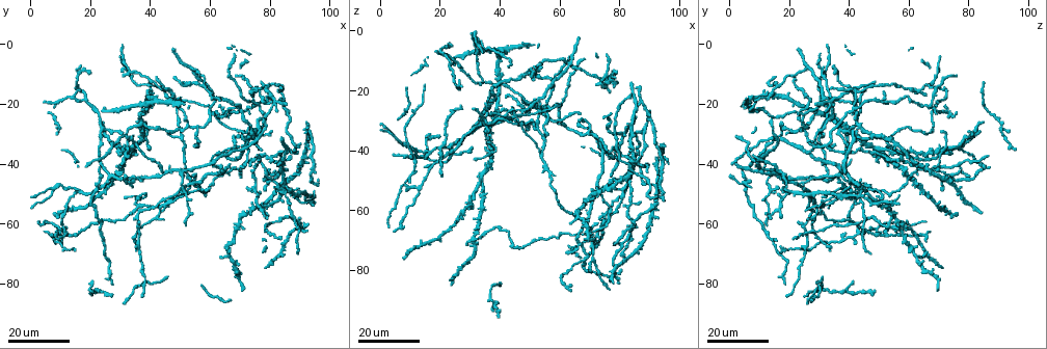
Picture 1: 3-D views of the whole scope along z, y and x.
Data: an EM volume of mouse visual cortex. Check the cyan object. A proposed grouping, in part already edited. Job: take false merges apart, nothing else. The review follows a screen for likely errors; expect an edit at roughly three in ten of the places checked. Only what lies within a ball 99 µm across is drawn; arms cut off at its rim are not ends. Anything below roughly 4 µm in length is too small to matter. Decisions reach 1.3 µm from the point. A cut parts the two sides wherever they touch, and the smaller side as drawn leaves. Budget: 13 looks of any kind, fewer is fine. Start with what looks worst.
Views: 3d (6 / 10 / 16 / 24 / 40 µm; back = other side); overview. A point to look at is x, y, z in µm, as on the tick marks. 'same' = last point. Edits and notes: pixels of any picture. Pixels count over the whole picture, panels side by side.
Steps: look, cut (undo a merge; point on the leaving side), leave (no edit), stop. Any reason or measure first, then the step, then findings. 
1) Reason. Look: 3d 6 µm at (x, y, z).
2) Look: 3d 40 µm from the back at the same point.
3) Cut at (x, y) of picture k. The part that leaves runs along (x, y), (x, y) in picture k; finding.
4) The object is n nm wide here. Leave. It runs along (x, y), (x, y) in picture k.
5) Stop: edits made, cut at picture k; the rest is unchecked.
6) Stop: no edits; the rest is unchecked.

Look: 3d 24 µm at (48, 53, 29).

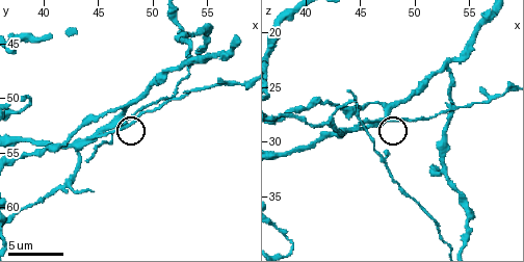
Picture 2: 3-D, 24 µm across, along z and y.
Closer look. Look: 3d 10 µm at (47.4, 52.8, 28.0).

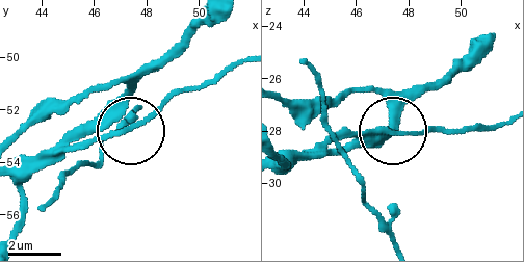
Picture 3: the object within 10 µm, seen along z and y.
The object is 250 nm wide here. Leave. It runs along (200, 22), (147, 69), (131, 122), (184, 90) in picture 3; continuous, no second cell.

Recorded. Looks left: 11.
Thick turns thin. Look: 3d 24 µm at (44, 42, 11).

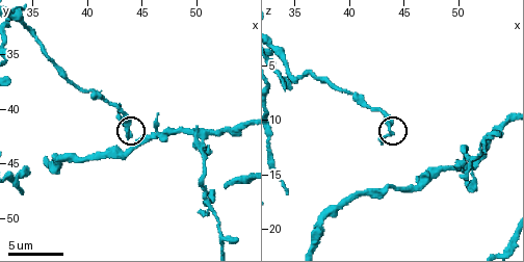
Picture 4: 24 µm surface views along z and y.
Look: 3d 10 µm at (43.4, 42.0, 10.6).

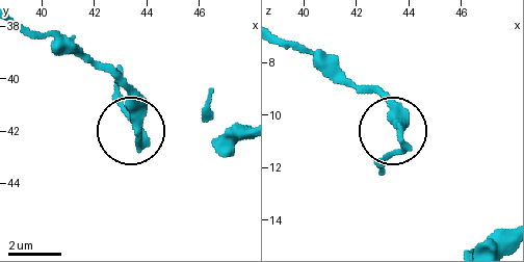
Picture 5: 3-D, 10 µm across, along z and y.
Leave. All the same cell.

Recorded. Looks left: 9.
Look: 3d 16 µm at (85, 49, 43).

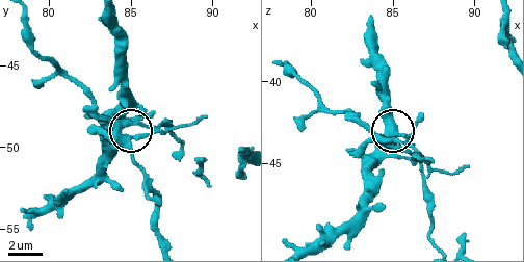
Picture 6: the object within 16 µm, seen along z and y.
Zoom in. Look: 3d 6 µm at (84.9, 50.0, 43.7).

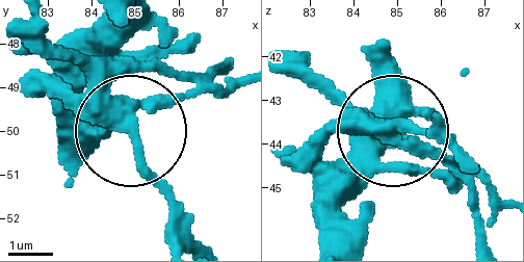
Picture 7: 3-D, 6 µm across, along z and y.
Look: 3d 6 µm from the back at (84.95, 49.90, 43.55).

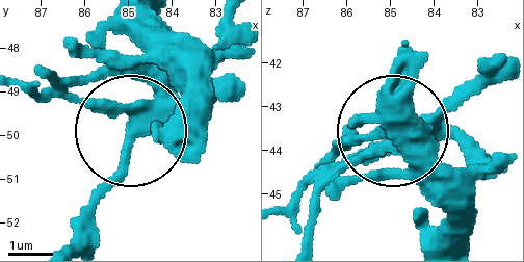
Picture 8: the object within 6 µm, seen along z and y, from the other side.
3 arms meet here. Leave. One cell here.

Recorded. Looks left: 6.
Four-way junction. Look: 3d 16 µm at (49, 31, 31).

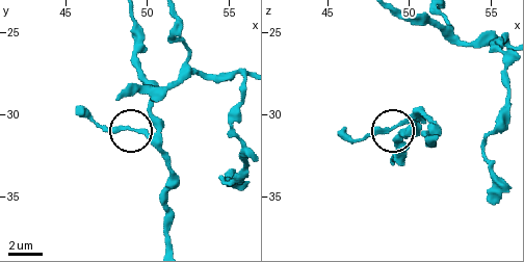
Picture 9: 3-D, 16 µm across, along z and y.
Zoom in. Look: 3d 10 µm at (49.9, 31.1, 30.3).

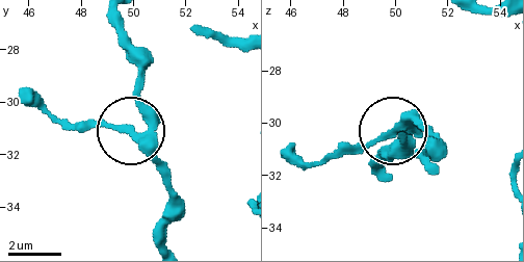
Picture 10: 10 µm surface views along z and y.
Look: 3d 10 µm from the back at (49.9, 31.0, 30.3).

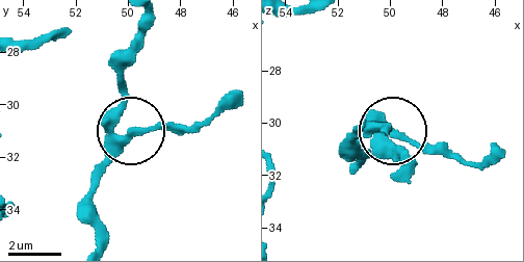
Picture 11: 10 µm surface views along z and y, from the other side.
Leave. It runs along (94, 244), (94, 190), (106, 157), (140, 130), (199, 130) in picture 11; continuous, no second cell.

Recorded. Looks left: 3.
Thin arm on a thick one. Look: 3d 16 µm at (11, 63, 43).

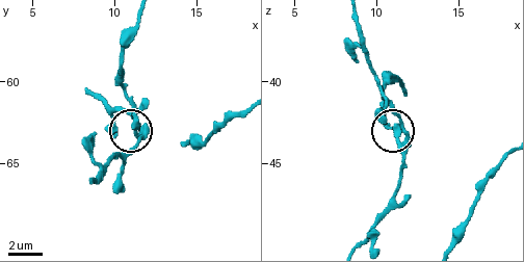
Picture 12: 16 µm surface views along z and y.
Zoom in. Look: 3d 10 µm at the same point.

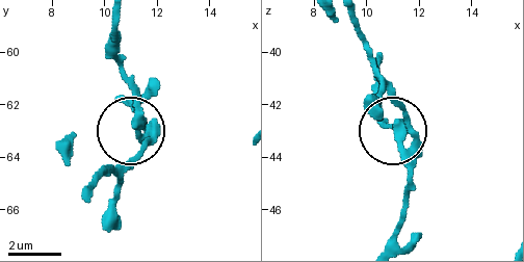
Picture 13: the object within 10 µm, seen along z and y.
The object is 350 nm wide here. Cut at (408, 189) of picture 13. The part that leaves runs along (402, 149), (410, 131), (405, 110), (354, 17) in picture 13; a second cell is stuck on.

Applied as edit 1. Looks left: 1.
Stop: edits made, cut at picture 13; the rest is unchecked.

